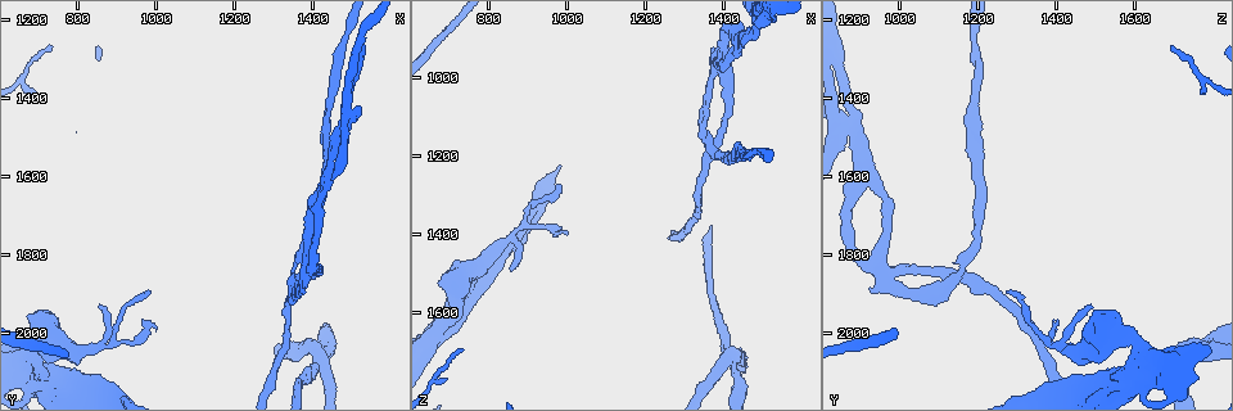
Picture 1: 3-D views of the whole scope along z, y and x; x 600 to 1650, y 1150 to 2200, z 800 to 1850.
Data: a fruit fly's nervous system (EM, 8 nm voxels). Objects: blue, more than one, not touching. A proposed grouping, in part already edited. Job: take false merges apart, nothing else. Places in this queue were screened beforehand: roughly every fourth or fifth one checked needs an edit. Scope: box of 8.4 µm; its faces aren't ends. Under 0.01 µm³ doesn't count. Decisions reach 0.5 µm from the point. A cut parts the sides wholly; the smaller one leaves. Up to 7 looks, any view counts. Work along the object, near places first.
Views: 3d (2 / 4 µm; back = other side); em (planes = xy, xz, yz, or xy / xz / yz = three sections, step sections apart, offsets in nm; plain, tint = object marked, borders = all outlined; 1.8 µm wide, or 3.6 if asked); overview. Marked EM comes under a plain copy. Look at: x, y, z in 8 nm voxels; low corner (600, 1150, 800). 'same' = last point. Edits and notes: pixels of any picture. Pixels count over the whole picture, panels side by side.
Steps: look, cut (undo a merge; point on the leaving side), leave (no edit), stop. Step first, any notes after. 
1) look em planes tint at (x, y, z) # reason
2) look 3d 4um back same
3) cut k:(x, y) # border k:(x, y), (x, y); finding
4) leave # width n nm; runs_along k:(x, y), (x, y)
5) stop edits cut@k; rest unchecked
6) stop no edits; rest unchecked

look em planes tint at (1465, 1505, 875) # three-way junction

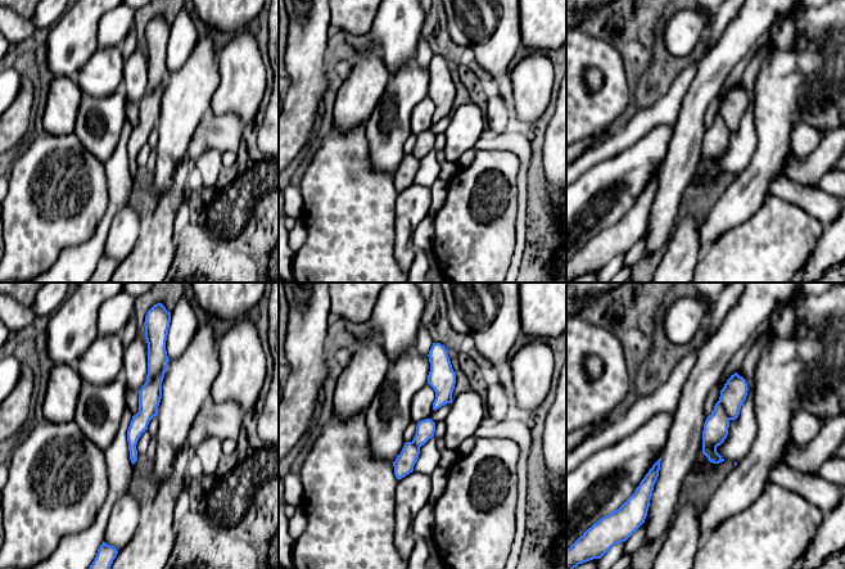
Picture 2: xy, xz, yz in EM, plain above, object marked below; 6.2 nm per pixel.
leave # width 120 nm; runs_along 2:(154, 352), (132, 456); all the same neuron

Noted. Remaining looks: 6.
look em 3.6um planes borders at (1425, 2070, 1720) # abrupt turn

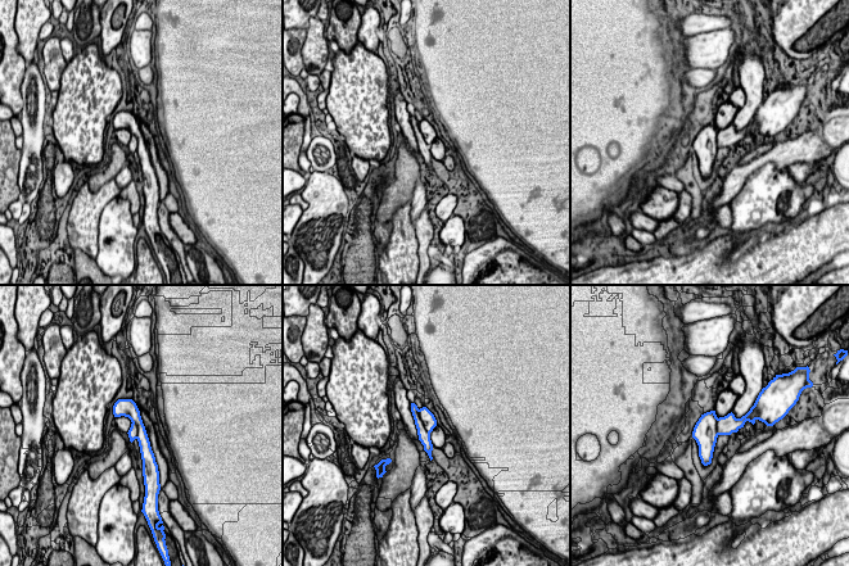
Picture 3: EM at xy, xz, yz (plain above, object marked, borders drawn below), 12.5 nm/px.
cut 3:(424, 437) # part_leaving 3:(414, 408), (428, 448); two neurons meet here

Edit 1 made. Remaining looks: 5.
look em planes tint at (1385, 1830, 940) # four or more arms meet

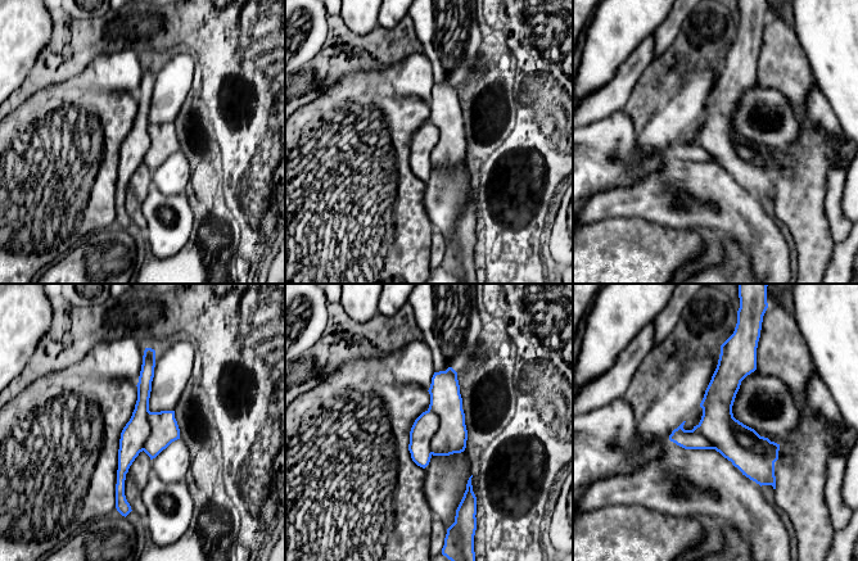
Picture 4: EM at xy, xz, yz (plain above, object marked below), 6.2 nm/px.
leave # width 260 nm; continuous, no second neuron

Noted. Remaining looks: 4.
stop edits cut@3; rest unchecked

